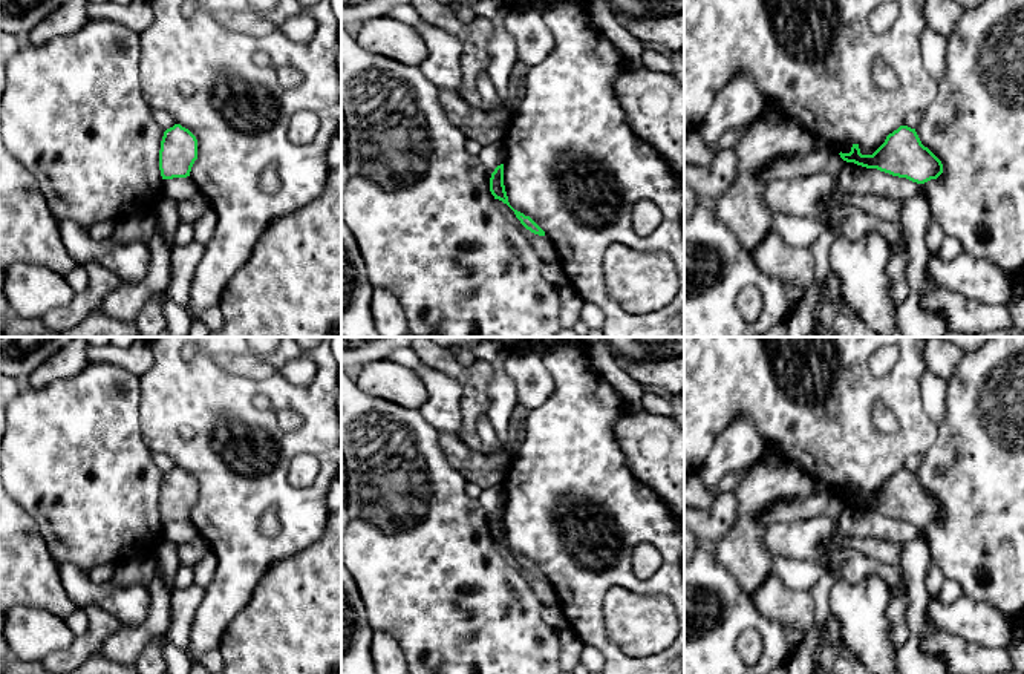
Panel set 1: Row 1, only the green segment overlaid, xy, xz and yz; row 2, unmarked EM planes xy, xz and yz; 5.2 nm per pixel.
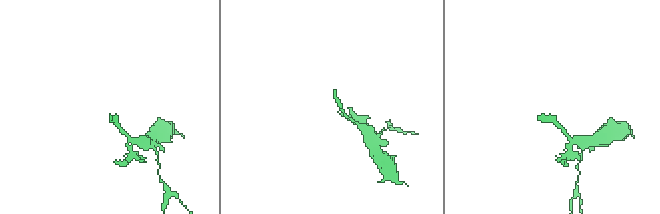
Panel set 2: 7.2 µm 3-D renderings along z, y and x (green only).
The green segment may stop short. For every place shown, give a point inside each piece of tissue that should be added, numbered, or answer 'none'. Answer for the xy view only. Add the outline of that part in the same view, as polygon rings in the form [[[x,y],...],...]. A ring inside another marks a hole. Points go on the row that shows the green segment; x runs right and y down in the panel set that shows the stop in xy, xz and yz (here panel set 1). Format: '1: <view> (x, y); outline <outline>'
none

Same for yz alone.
none

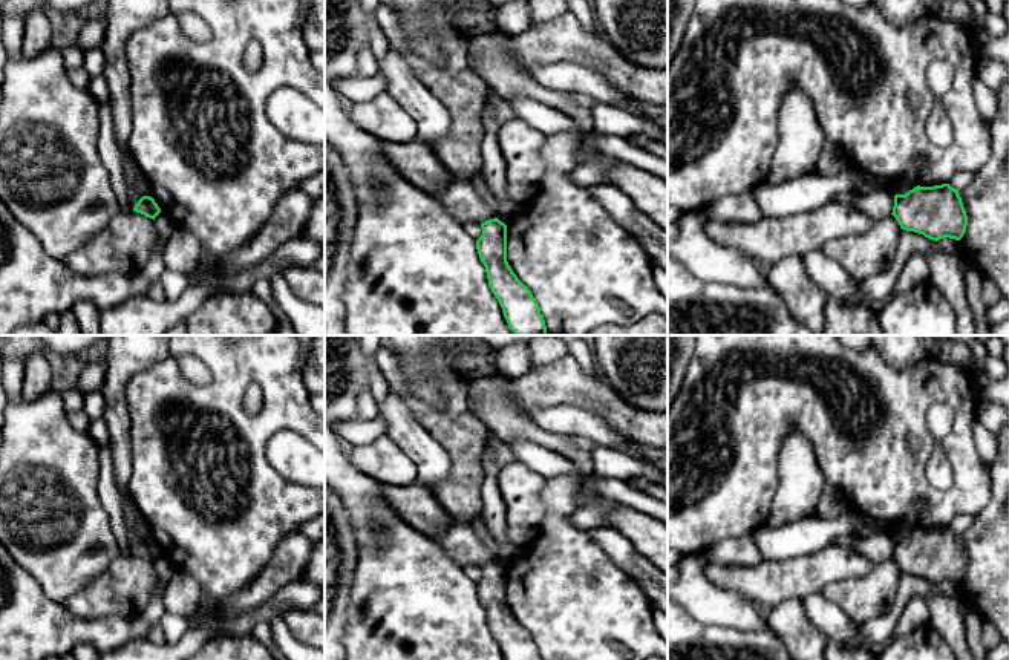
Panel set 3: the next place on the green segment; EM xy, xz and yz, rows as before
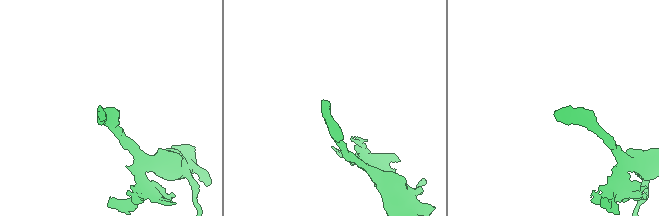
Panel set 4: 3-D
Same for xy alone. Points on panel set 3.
1: xy (123, 17); outline [[[109,0],[106,11],[106,35],[101,49],[109,63],[104,78],[110,89],[112,124],[121,150],[124,176],[132,208],[144,196],[139,188],[145,182],[129,150],[132,132],[130,72],[126,58],[126,43],[133,32],[159,20],[168,12],[168,0]]]

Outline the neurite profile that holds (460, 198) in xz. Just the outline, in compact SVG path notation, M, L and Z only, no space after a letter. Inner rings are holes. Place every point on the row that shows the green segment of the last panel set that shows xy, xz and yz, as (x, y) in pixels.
M450 173L449 184L432 196L461 224L482 224L496 214L473 185L473 176Z

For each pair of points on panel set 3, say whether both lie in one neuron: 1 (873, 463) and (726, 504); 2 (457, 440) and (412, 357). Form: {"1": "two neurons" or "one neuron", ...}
{"1": "one neuron", "2": "two neurons"}

